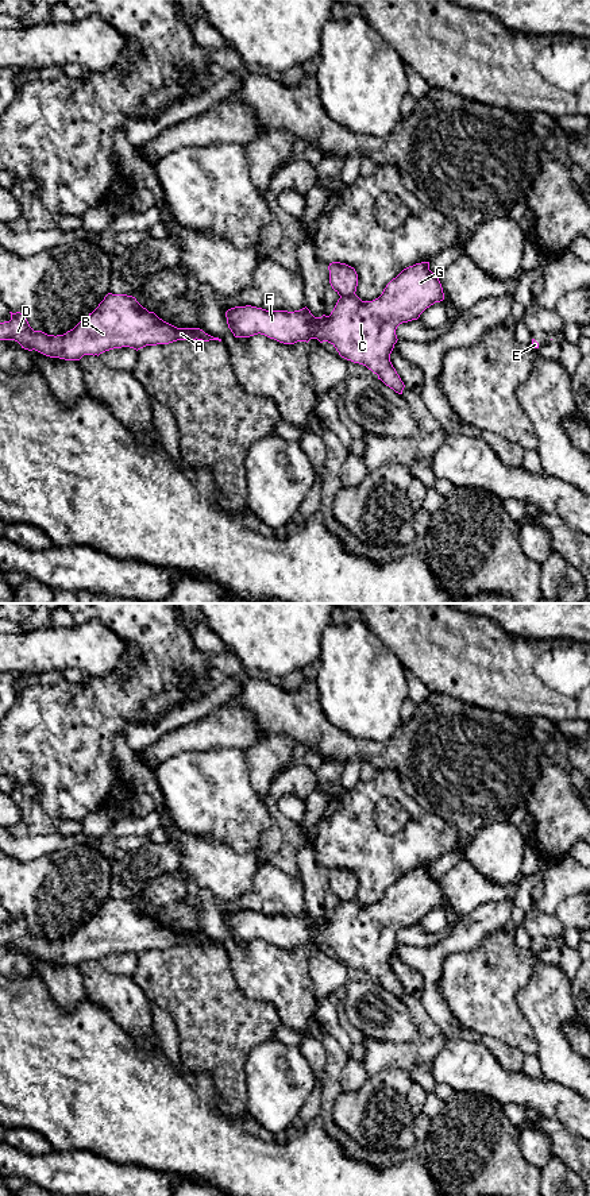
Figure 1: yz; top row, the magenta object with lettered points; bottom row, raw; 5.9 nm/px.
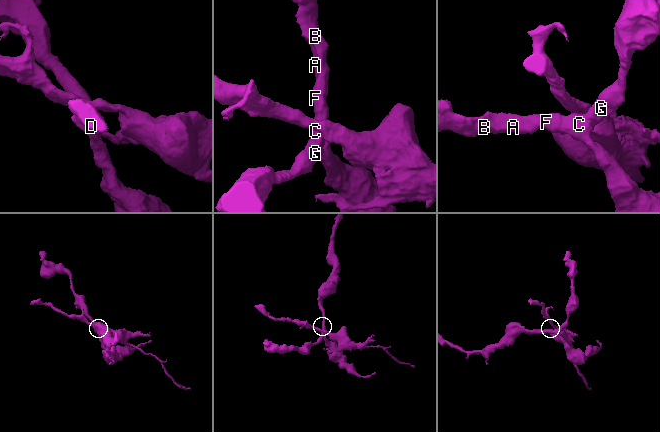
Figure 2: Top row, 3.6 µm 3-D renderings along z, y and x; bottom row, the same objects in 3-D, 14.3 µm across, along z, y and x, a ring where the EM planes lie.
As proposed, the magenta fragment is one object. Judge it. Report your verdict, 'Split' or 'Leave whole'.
Split

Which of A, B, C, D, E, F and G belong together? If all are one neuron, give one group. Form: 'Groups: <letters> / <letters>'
Groups: A B C D F G / E

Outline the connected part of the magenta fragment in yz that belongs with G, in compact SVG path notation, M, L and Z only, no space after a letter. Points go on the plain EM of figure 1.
M421 867L404 873L373 906L362 906L356 899L340 902L329 921L315 922L306 911L288 917L246 910L228 914L225 922L235 942L261 938L284 949L308 948L311 944L328 946L342 962L366 971L386 991L402 999L405 989L390 967L390 958L398 945L396 934L402 927L417 925L427 913L443 904L439 879L429 875L429 867Z

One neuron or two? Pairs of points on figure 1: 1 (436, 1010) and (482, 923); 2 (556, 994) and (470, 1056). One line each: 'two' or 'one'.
1: one
2: two

